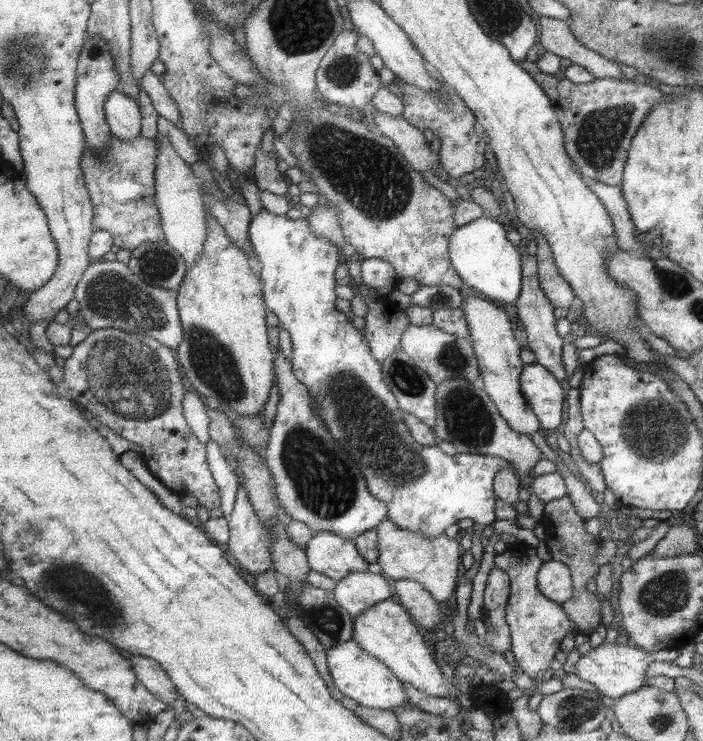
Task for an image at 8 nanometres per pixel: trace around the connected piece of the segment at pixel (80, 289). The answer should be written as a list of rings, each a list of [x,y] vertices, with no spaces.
[[[117,261],[91,263],[74,290],[74,299],[78,302],[77,314],[90,330],[119,328],[130,334],[157,339],[175,350],[182,340],[177,291],[151,286]]]

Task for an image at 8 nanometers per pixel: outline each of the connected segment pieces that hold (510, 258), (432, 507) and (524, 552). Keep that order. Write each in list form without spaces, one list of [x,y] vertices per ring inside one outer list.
[[[481,215],[479,218],[457,226],[449,238],[450,264],[473,292],[481,293],[493,302],[513,304],[519,296],[521,258],[515,246],[505,238],[505,230],[497,220]]]
[[[263,207],[253,216],[253,220],[249,225],[249,243],[251,251],[253,251],[254,263],[260,269],[259,276],[263,281],[263,298],[266,299],[267,310],[271,310],[277,317],[278,326],[283,328],[290,336],[291,340],[291,363],[290,367],[293,371],[295,378],[306,387],[306,391],[310,393],[311,401],[313,401],[313,407],[315,407],[316,414],[322,419],[322,424],[326,427],[326,431],[332,436],[335,442],[338,443],[338,447],[342,448],[342,451],[358,466],[362,473],[362,479],[366,483],[366,489],[374,495],[375,498],[381,502],[385,502],[386,505],[386,520],[393,522],[395,526],[401,530],[408,530],[409,532],[418,532],[422,534],[423,538],[429,538],[433,540],[440,534],[443,534],[443,530],[451,524],[455,524],[461,518],[469,518],[474,523],[479,525],[487,525],[493,523],[496,518],[494,517],[494,493],[493,493],[493,480],[495,473],[501,469],[511,469],[514,472],[514,466],[499,457],[483,456],[478,454],[465,454],[455,453],[450,456],[443,453],[437,444],[432,447],[421,446],[418,442],[413,440],[410,435],[406,424],[402,419],[402,411],[398,407],[397,400],[391,396],[389,392],[390,388],[387,388],[386,384],[383,384],[384,380],[381,380],[382,368],[379,368],[378,359],[374,358],[374,355],[369,352],[369,343],[365,342],[365,335],[361,334],[359,330],[355,330],[353,325],[349,324],[349,320],[343,316],[343,313],[335,310],[333,306],[333,300],[335,300],[335,280],[333,280],[333,272],[337,268],[337,248],[336,245],[327,242],[324,238],[319,238],[313,231],[310,230],[309,223],[305,219],[290,219],[285,215],[271,216],[271,213],[266,211]]]
[[[516,541],[508,544],[501,554],[495,554],[494,567],[501,569],[510,582],[508,603],[505,604],[505,623],[509,628],[510,651],[515,662],[529,678],[547,670],[552,663],[553,654],[559,649],[559,642],[565,632],[575,632],[576,628],[569,616],[563,614],[562,607],[551,602],[538,589],[537,574],[542,561],[535,554],[535,547]]]

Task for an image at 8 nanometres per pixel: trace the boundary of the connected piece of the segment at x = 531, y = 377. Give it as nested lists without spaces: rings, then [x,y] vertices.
[[[536,362],[529,363],[523,367],[520,389],[527,406],[539,417],[542,427],[549,430],[558,428],[563,390],[554,375]]]

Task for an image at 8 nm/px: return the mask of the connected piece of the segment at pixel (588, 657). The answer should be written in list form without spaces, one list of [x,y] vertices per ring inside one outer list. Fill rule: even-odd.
[[[601,642],[599,646],[595,646],[589,652],[580,655],[579,660],[577,660],[574,666],[574,674],[579,680],[595,686],[596,690],[603,694],[603,696],[616,699],[641,688],[641,684],[644,684],[646,678],[645,670],[651,662],[673,662],[679,653],[678,650],[666,649],[658,650],[658,652],[647,652],[642,649],[631,648],[631,644],[619,646],[615,643],[604,644]]]

